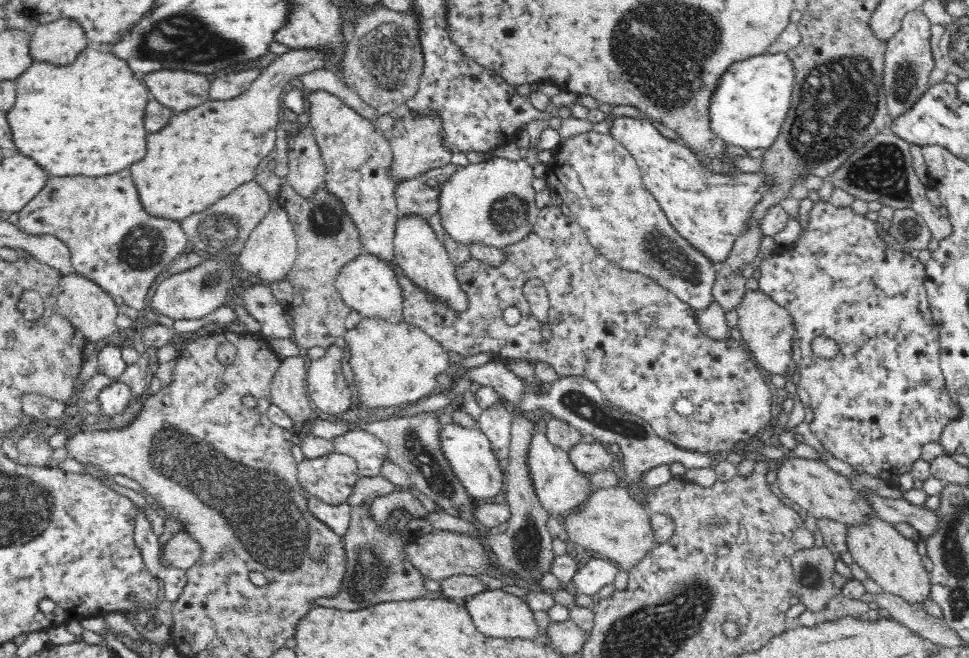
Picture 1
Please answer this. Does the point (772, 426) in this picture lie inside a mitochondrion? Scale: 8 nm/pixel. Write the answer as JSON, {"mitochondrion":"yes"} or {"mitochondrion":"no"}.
{"mitochondrion":"no"}

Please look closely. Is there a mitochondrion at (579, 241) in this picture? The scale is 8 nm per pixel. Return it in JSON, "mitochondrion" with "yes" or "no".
{"mitochondrion":"no"}

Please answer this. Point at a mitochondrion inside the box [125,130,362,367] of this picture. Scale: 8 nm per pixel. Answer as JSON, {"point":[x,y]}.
{"point":[219,231]}

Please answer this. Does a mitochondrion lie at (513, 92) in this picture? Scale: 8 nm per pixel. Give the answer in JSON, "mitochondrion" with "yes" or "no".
{"mitochondrion":"no"}

